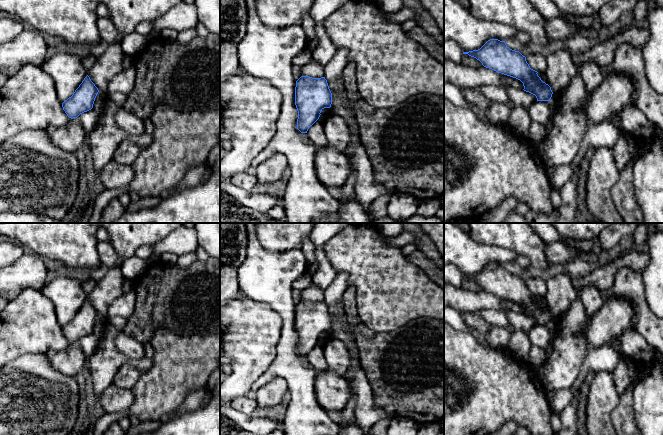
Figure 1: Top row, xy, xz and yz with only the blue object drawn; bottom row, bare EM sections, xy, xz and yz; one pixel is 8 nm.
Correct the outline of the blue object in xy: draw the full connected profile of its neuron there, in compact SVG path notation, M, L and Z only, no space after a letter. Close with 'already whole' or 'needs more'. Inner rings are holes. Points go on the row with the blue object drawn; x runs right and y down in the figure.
M87 75L73 95L62 103L63 110L71 119L93 108L99 90Z; already whole

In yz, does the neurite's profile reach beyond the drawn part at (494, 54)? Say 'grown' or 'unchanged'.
unchanged

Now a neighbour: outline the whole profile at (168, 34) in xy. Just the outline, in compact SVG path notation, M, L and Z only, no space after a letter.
M165 29L161 32L161 37L165 40L175 41L178 37L178 32L173 29Z

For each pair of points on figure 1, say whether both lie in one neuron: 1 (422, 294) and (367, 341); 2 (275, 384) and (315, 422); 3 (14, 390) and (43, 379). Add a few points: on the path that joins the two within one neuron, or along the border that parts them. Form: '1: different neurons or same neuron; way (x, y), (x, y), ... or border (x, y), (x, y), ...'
1: different neurons; border (359, 318), (375, 331), (394, 331), (401, 327)
2: different neurons; border (264, 384), (281, 377), (288, 390)
3: same neuron; way (21, 390), (32, 390), (36, 386)

